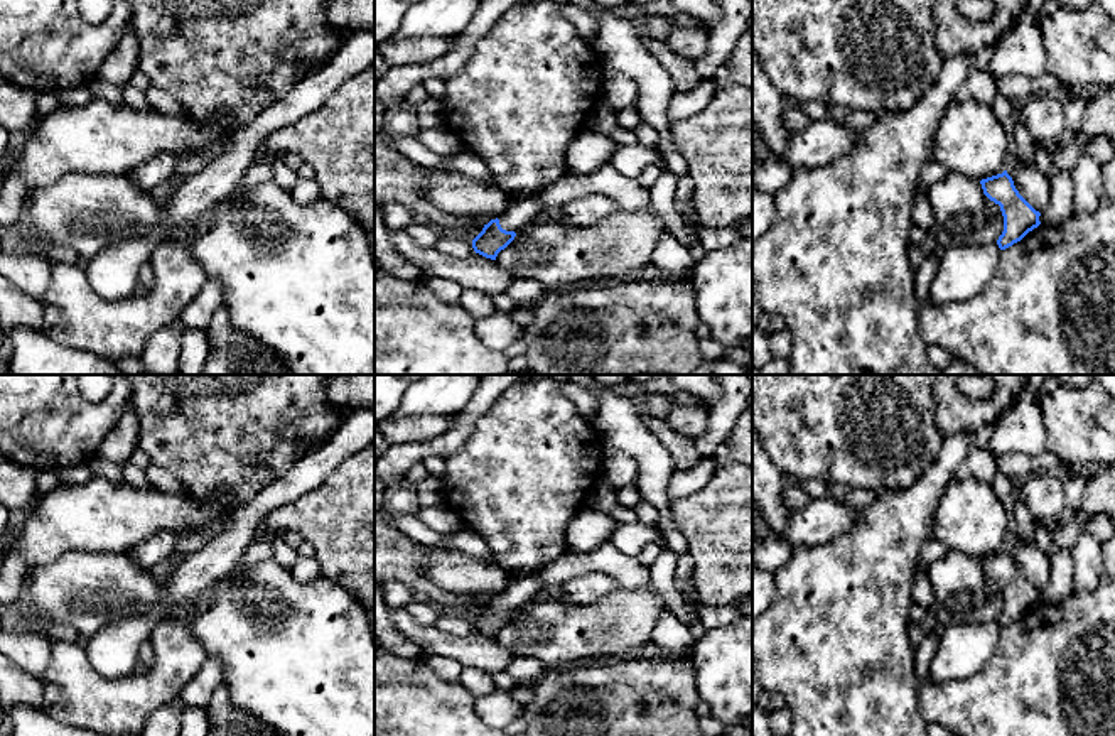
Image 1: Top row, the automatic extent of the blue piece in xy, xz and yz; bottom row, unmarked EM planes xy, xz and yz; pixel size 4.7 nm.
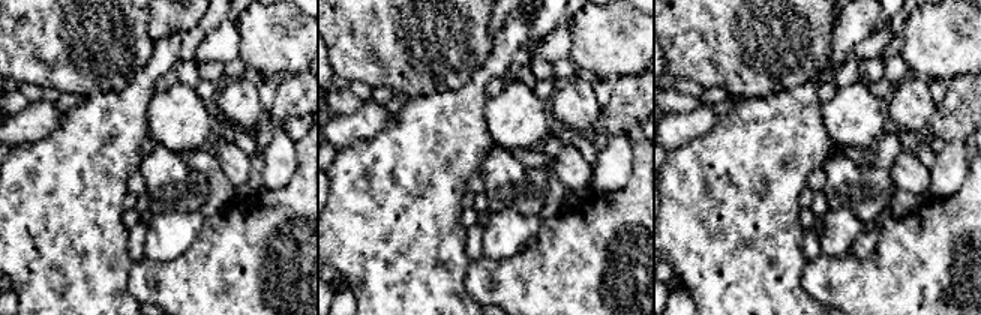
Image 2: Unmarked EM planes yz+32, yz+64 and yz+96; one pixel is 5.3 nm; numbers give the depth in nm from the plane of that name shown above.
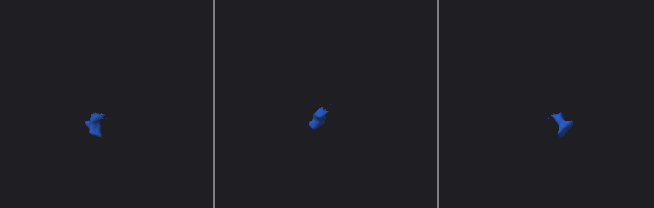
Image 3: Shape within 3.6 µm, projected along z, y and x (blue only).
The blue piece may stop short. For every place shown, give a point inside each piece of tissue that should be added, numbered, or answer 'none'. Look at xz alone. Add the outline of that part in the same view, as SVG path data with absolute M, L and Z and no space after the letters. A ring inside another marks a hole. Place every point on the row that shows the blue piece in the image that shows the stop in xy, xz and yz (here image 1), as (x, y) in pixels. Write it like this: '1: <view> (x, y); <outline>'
1: xz (523, 211); M526 196L513 201L506 213L498 219L503 230L520 233L528 225L538 221L543 211L540 201Z

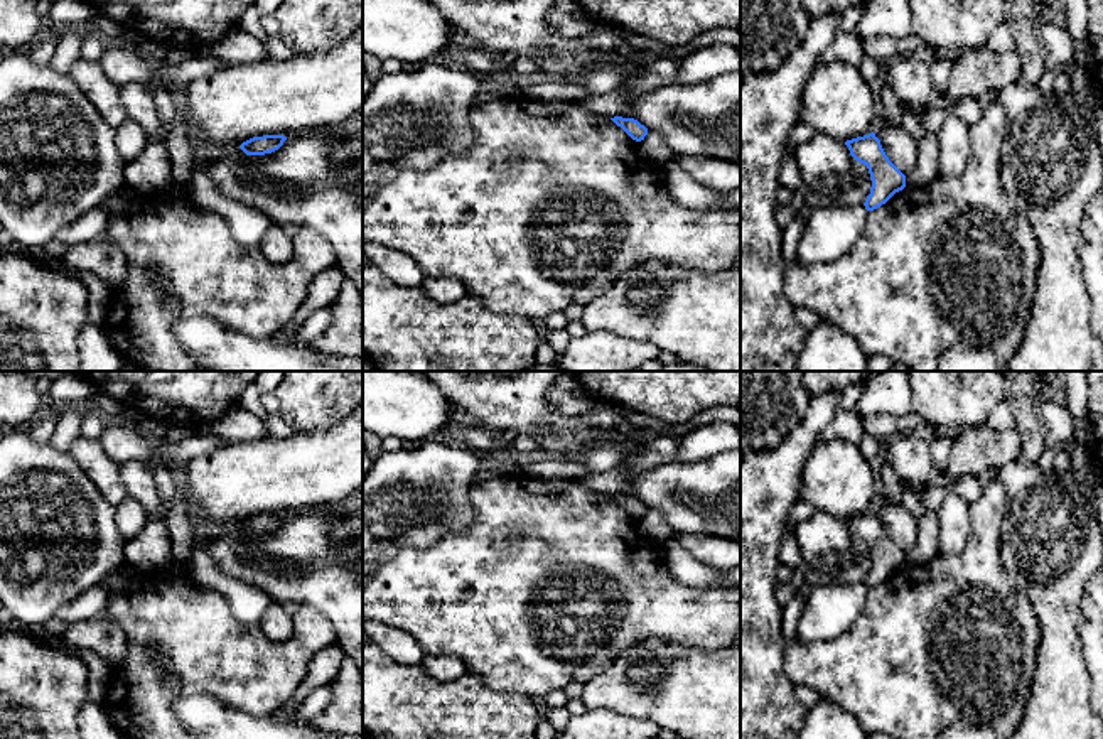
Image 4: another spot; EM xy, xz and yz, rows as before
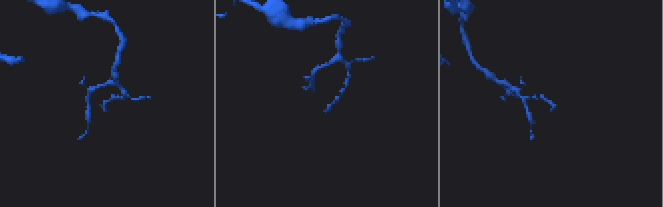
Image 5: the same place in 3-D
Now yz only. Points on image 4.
none

